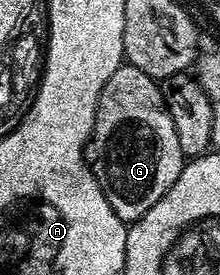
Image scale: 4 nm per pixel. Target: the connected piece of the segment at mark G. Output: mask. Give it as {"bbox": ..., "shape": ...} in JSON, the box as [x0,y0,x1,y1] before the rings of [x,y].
{"bbox":[85,63,185,223],"shape":[[[126,63],[120,65],[117,71],[113,71],[109,83],[105,83],[105,87],[99,96],[95,126],[91,132],[91,140],[87,142],[85,160],[87,164],[90,165],[91,173],[97,179],[101,191],[105,195],[105,199],[109,199],[113,211],[117,211],[117,215],[124,223],[130,223],[137,219],[141,219],[141,215],[145,215],[145,211],[149,211],[149,207],[153,207],[153,203],[157,203],[157,199],[161,199],[161,195],[165,195],[165,191],[169,191],[169,187],[173,187],[173,183],[177,183],[177,175],[181,175],[181,171],[185,164],[185,158],[181,151],[181,143],[177,143],[177,127],[173,125],[173,119],[165,107],[165,103],[163,102],[163,90],[160,82],[156,80],[156,78],[145,75],[145,71],[141,71],[137,67],[133,67]]]}

